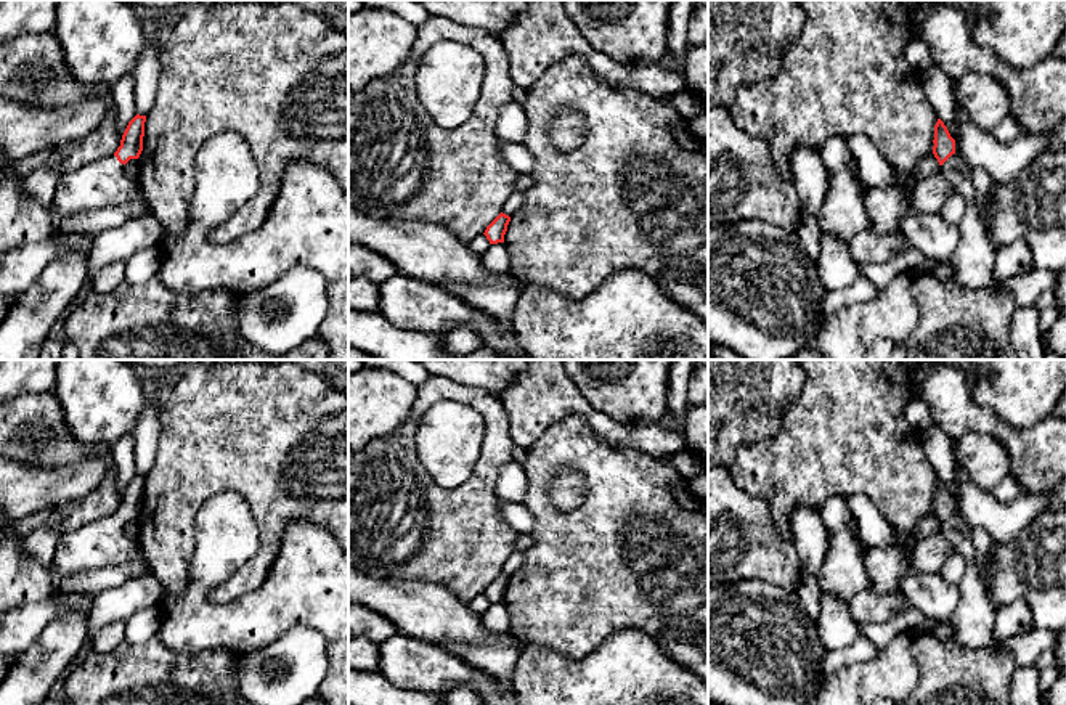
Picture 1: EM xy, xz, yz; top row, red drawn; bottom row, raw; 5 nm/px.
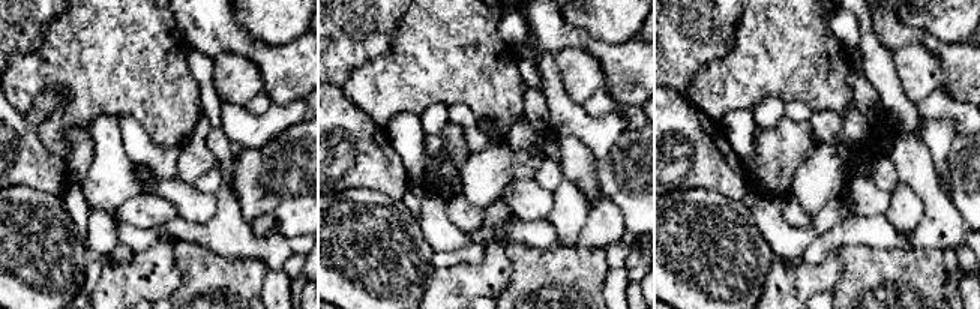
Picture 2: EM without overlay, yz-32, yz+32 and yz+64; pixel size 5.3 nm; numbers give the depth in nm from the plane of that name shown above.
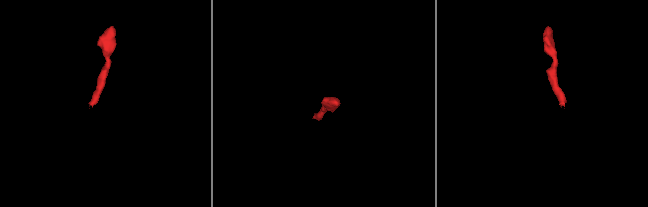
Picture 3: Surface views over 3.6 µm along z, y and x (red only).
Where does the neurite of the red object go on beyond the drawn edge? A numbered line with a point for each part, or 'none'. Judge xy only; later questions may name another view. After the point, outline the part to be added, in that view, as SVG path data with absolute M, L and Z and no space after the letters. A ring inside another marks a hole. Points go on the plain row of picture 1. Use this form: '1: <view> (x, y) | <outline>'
1: xy (101, 543) | M114 514L63 533L50 568L55 588L48 599L59 601L64 596L88 594L63 591L59 583L77 572L122 565L140 552L138 540L125 535L124 524Z

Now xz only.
none

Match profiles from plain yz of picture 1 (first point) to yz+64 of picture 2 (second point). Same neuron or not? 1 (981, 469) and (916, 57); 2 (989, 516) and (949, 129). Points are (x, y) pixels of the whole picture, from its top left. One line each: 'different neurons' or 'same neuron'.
1: same neuron
2: same neuron

